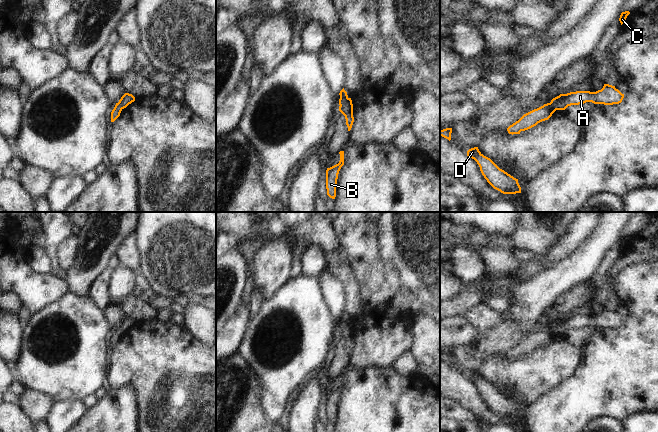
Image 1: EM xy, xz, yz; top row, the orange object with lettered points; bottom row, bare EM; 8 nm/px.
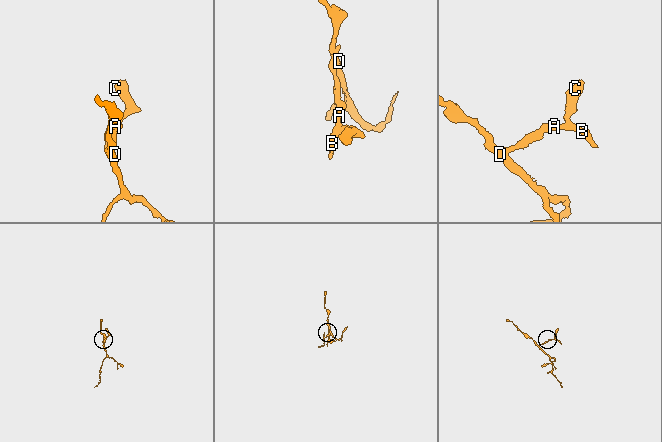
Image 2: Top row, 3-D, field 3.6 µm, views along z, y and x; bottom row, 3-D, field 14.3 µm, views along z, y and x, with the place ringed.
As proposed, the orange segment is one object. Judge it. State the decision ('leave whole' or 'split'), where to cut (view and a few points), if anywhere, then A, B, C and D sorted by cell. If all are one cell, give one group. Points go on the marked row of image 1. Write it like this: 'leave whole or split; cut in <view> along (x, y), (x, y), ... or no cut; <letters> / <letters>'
leave whole; no cut; A B C D

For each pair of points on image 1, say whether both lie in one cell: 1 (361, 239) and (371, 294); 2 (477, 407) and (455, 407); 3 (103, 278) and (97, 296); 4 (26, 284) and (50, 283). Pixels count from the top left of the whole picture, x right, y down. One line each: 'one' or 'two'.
1: one
2: two
3: one
4: one

